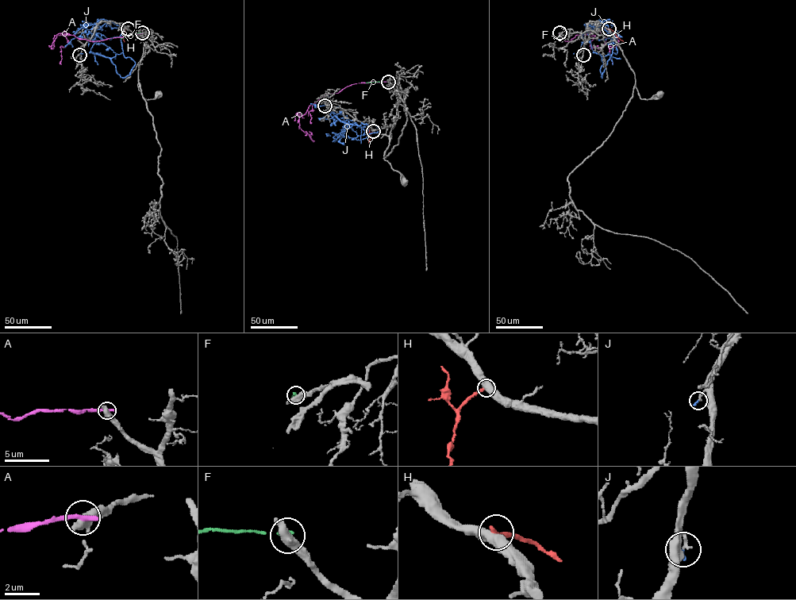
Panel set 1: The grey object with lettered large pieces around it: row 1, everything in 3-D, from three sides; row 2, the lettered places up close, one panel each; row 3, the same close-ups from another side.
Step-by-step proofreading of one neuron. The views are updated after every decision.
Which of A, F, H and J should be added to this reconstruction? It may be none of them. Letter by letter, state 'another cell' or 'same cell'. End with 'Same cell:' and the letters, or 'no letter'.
A: another cell
F: another cell
H: another cell
J: another cell
Same cell: no letter

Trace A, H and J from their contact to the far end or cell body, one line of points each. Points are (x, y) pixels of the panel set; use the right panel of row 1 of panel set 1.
A: (559, 32), (570, 41), (593, 34), (592, 48), (615, 35), (618, 44), (609, 46), (612, 64)
H: (608, 28), (623, 41)
J: (583, 55), (582, 36), (601, 21), (608, 26), (613, 43), (601, 78), (601, 56), (593, 51), (590, 40)

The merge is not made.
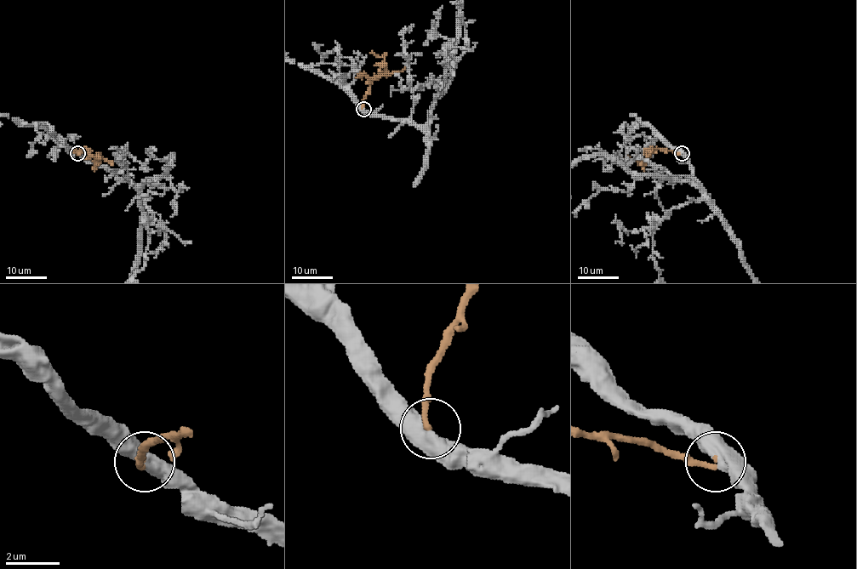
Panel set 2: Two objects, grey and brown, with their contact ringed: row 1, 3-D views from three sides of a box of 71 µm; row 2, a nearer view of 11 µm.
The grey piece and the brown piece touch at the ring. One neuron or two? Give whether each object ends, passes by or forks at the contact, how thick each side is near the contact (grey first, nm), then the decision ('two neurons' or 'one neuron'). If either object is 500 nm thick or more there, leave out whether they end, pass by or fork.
calibres 550 and 200 nm; one neuron

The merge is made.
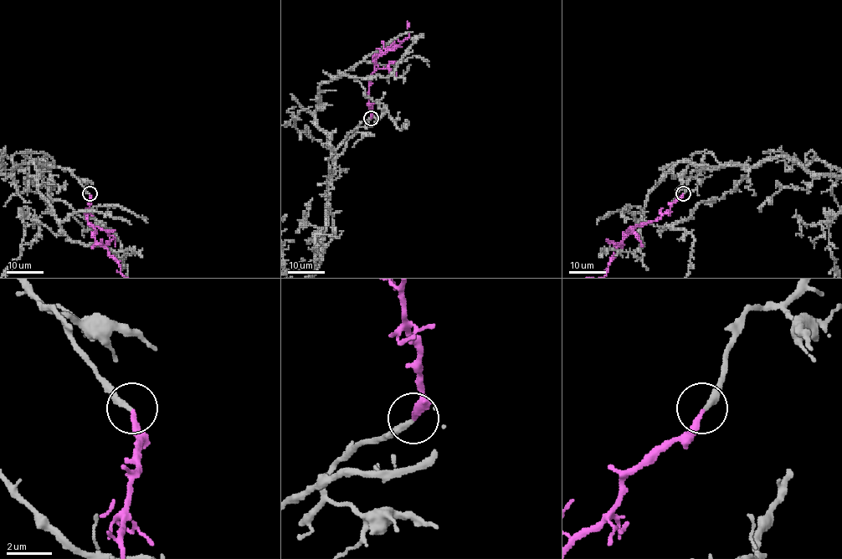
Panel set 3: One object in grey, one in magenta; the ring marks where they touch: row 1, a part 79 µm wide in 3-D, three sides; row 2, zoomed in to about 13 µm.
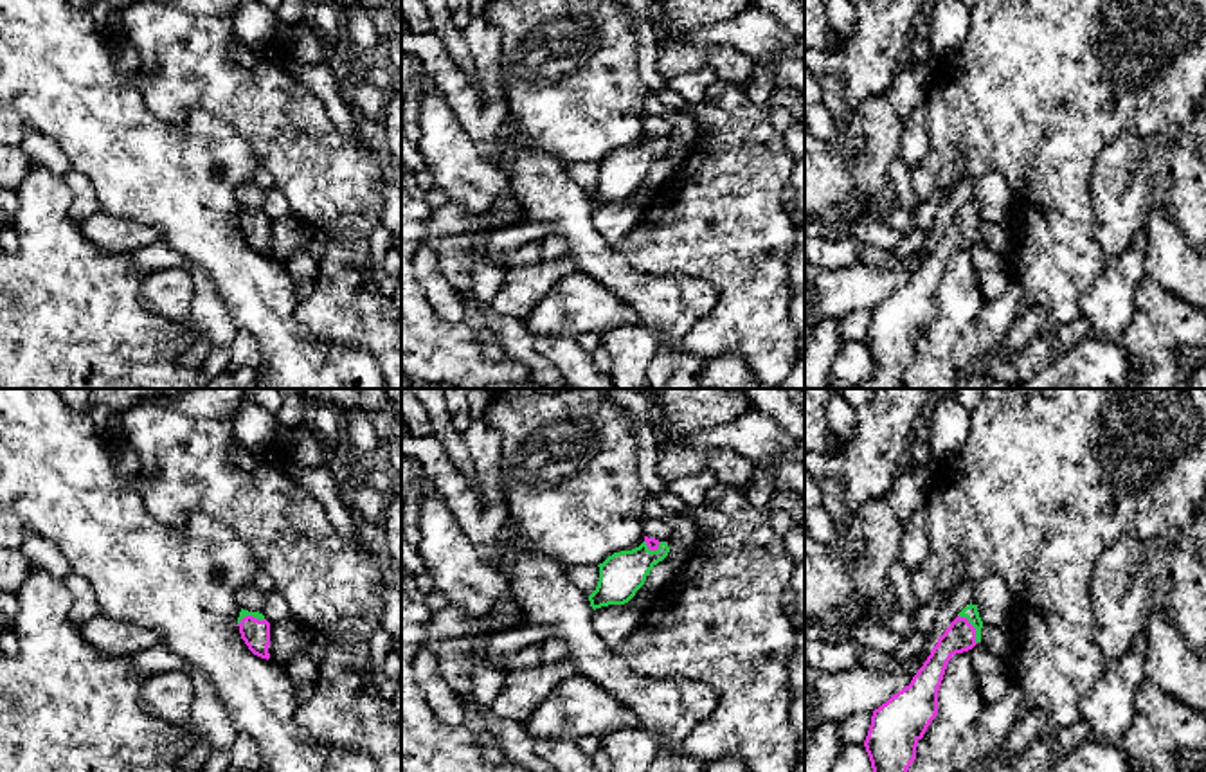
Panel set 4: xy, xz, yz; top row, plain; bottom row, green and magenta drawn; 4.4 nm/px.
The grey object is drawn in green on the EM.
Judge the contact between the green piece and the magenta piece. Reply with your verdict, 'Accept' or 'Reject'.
Accept

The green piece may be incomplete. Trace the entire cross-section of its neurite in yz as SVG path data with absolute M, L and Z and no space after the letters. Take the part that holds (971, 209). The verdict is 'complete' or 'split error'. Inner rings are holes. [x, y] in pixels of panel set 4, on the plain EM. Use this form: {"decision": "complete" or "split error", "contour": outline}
{"decision": "split error", "contour": "M965 203L938 236L911 281L873 308L864 338L871 376L857 389L904 389L904 376L916 356L918 338L938 311L938 288L949 257L981 239L977 203Z"}

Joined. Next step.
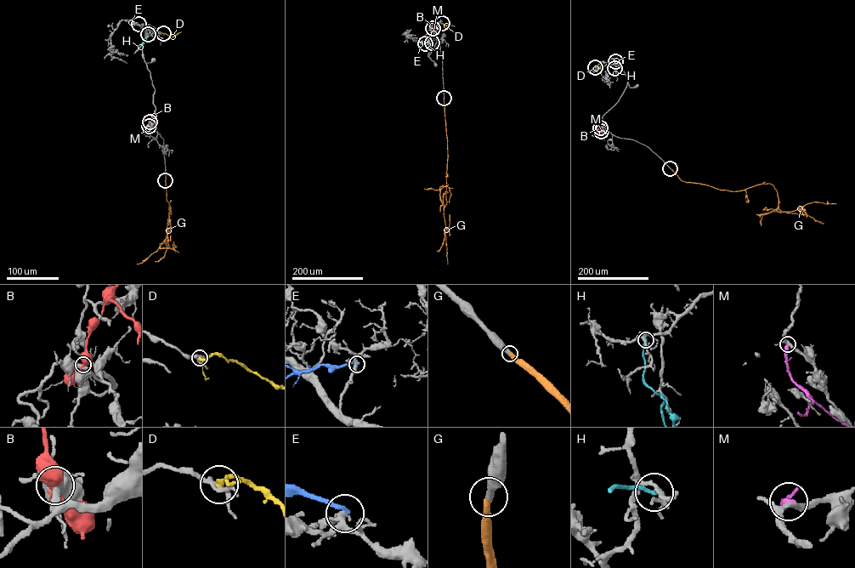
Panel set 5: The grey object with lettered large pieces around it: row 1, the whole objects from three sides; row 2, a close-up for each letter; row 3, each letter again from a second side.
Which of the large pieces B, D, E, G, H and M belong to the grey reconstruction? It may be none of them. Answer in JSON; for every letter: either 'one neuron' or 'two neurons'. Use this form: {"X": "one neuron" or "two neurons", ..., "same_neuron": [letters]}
{"B": "two neurons", "D": "two neurons", "E": "two neurons", "G": "one neuron", "H": "two neurons", "M": "two neurons", "same_neuron": ["G"]}

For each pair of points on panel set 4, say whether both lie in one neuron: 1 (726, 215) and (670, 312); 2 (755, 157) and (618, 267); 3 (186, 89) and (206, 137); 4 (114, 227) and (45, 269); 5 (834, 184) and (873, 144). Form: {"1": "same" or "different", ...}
{"1": "different", "2": "different", "3": "different", "4": "different", "5": "same"}

